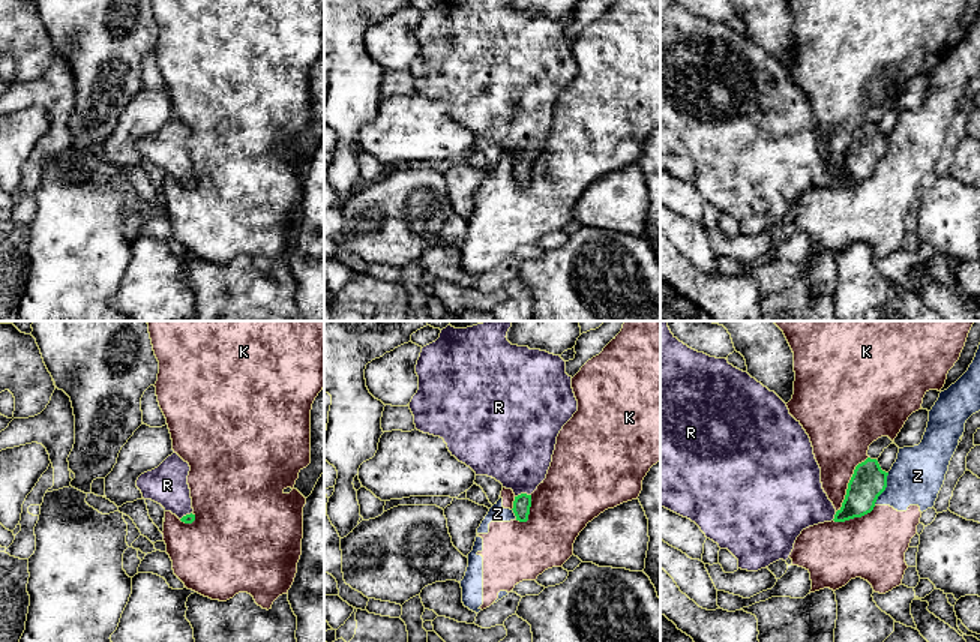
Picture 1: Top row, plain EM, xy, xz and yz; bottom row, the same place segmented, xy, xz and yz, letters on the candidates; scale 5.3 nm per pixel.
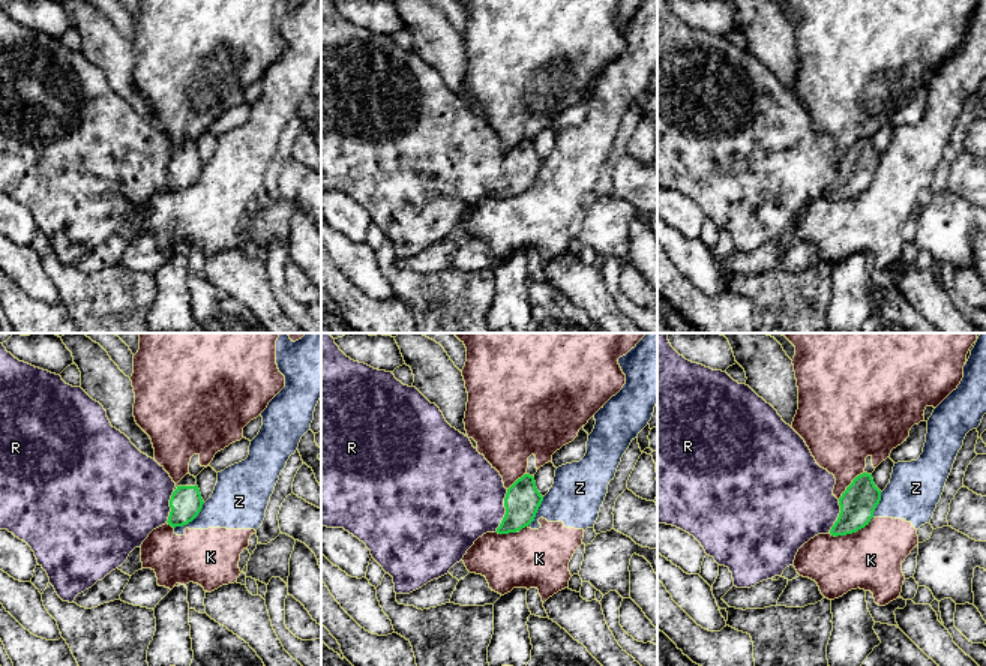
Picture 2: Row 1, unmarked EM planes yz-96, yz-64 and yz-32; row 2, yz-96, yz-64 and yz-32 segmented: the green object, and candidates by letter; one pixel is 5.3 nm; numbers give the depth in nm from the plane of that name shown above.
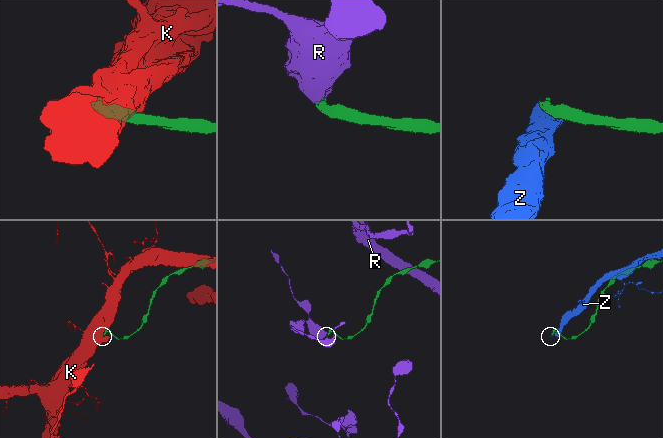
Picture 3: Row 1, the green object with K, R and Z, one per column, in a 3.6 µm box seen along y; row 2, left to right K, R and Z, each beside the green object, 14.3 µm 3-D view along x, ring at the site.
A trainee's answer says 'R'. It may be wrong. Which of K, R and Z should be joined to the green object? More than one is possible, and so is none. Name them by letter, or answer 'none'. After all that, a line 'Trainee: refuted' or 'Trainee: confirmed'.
R
Trainee: confirmed

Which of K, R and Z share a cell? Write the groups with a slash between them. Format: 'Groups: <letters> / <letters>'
Groups: K Z / R

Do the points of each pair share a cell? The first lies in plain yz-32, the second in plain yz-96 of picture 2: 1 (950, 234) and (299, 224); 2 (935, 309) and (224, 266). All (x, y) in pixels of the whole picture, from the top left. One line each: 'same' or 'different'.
1: different
2: same

